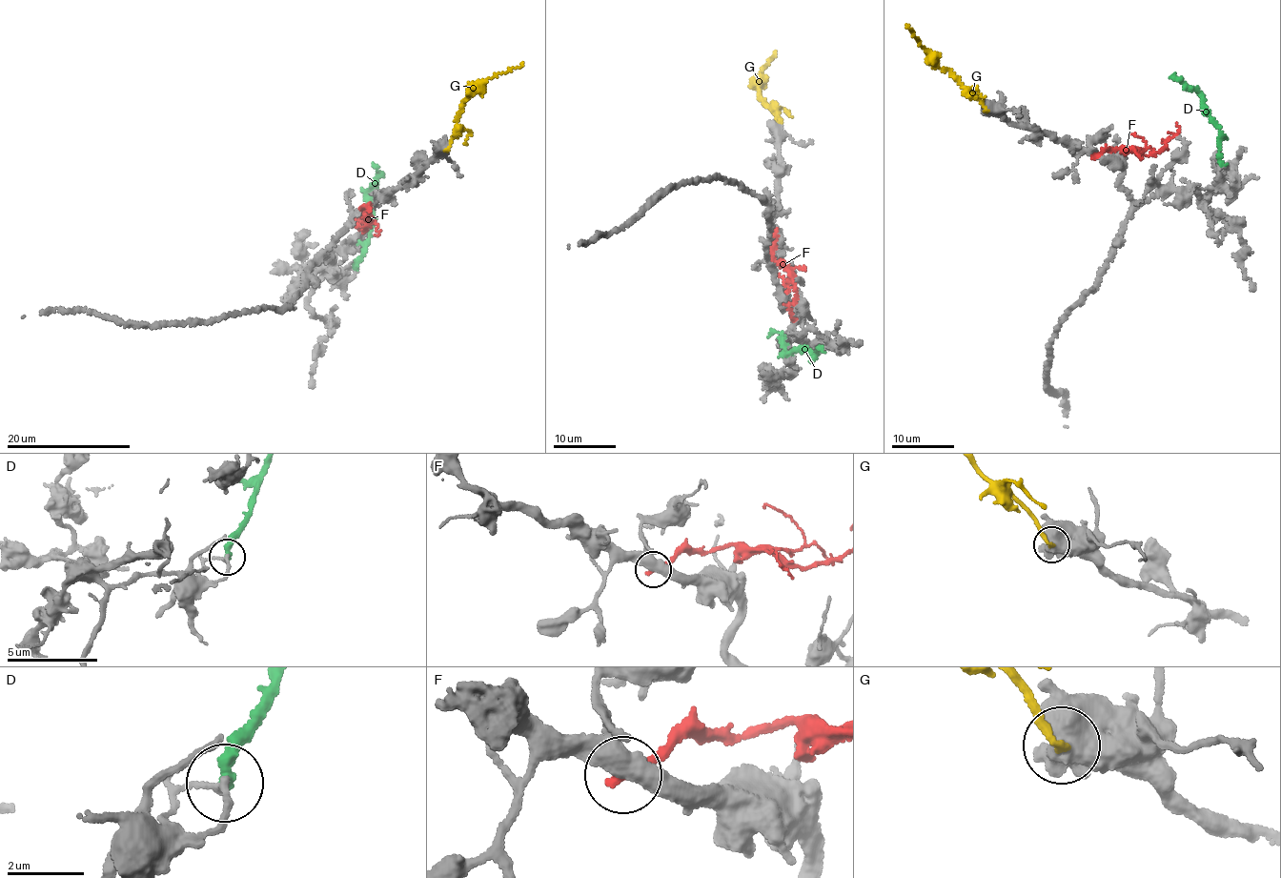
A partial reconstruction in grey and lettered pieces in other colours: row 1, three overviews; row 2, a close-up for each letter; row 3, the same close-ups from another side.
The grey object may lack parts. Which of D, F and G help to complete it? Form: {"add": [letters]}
{"add": ["G"]}

